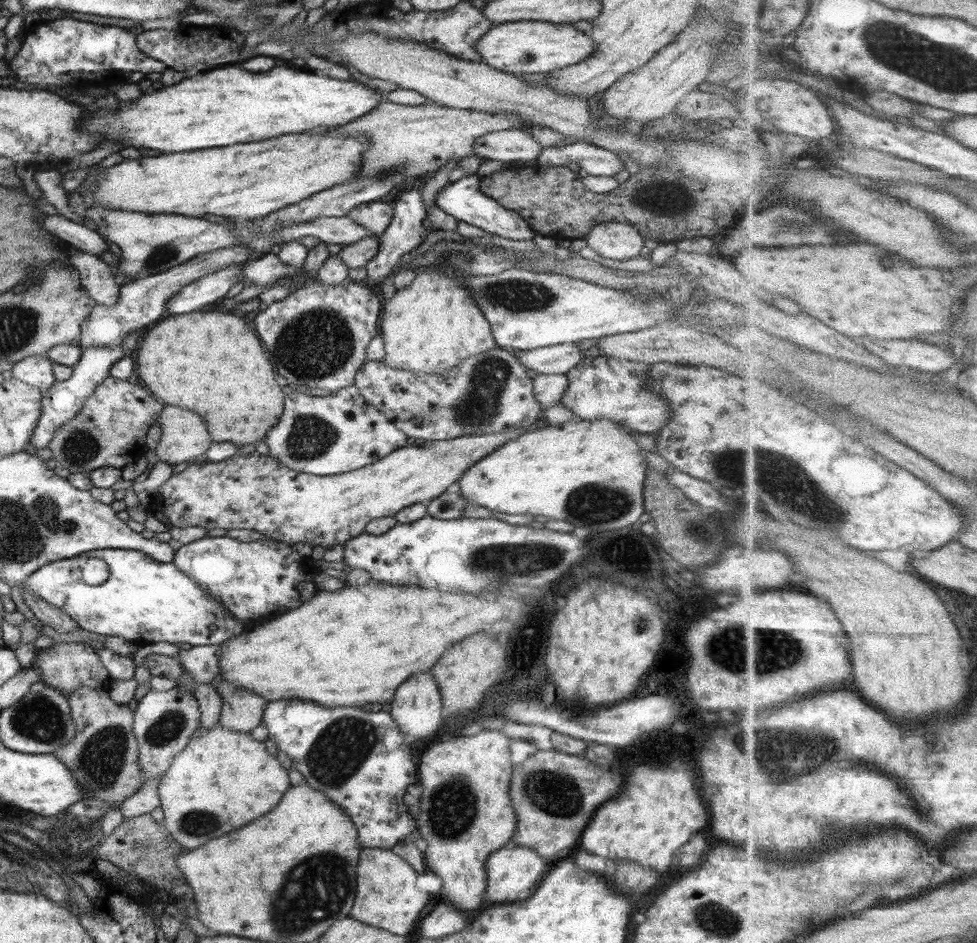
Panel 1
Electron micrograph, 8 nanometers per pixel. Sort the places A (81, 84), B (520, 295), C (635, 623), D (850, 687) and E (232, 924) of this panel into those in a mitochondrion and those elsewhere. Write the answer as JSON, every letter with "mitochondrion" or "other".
{"A":"other","B":"mitochondrion","C":"mitochondrion","D":"other","E":"other"}

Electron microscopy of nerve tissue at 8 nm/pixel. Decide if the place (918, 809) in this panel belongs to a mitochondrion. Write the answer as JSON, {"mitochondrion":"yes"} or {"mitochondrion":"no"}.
{"mitochondrion":"no"}

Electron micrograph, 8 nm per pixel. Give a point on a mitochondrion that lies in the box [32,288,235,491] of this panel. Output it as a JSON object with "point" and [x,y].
{"point":[79,447]}

